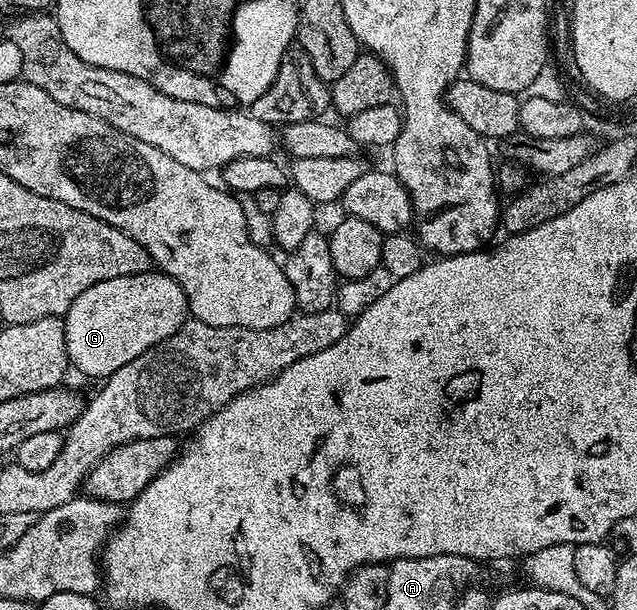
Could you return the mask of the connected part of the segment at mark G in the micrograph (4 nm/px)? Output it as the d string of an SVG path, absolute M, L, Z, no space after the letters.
M148 272L146 274L130 274L117 276L113 280L101 280L101 284L93 284L73 300L63 318L65 324L65 344L70 365L75 366L83 374L91 378L106 380L117 372L123 364L128 364L134 357L141 356L150 346L165 341L173 336L183 323L189 318L185 292L179 282L162 272Z

